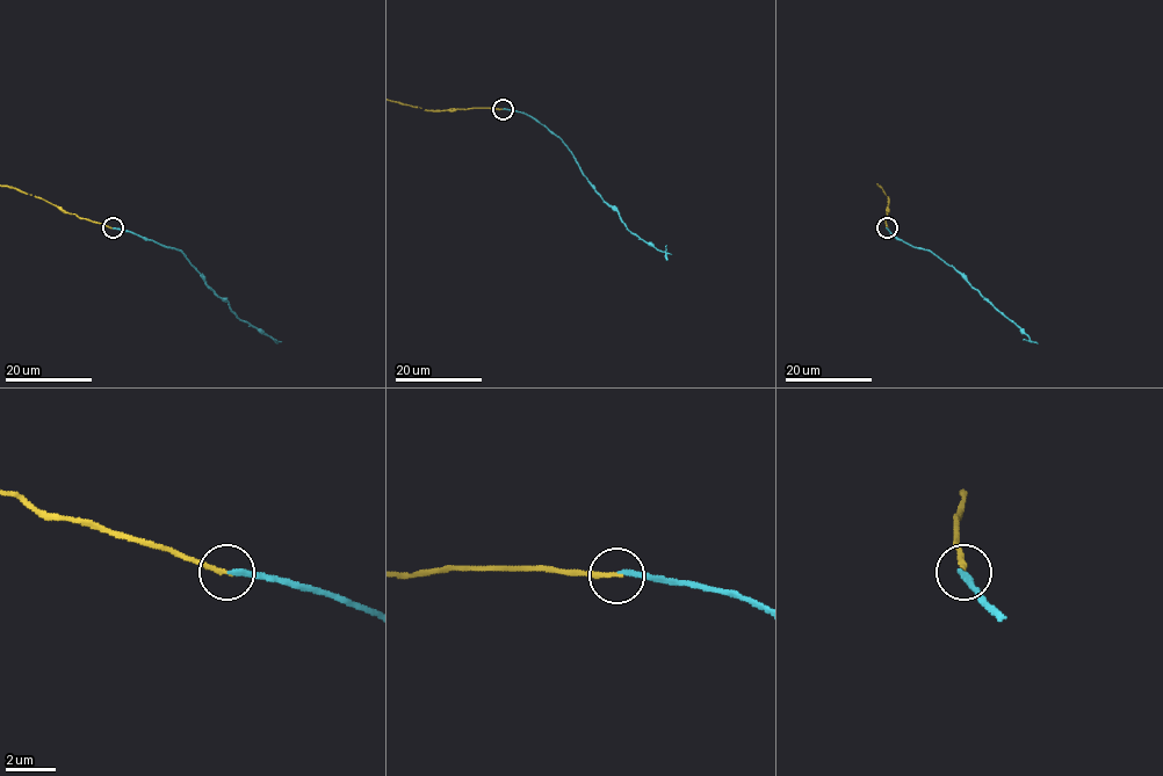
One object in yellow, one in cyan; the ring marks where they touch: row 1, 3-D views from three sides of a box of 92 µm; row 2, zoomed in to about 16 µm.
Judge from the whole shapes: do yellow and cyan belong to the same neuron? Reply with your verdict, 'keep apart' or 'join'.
keep apart

